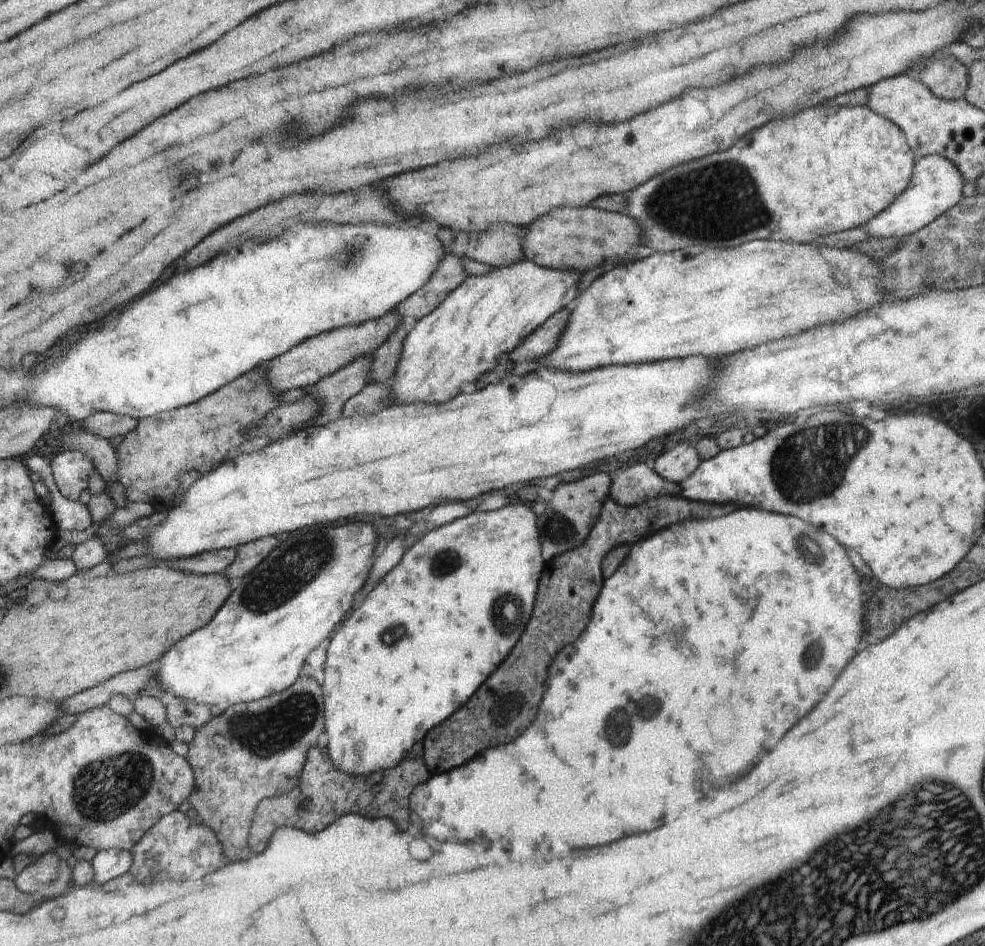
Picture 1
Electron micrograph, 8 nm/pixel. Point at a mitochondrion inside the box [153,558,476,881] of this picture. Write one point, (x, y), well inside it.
(263, 734)

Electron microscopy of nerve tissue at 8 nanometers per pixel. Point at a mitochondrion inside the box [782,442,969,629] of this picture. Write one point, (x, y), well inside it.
(812, 552)

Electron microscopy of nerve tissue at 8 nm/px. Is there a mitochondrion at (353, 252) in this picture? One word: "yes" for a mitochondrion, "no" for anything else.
yes

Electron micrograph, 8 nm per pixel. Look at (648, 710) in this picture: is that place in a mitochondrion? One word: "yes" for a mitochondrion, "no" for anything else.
yes

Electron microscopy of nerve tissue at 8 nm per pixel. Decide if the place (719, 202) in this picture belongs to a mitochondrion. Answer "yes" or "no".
yes

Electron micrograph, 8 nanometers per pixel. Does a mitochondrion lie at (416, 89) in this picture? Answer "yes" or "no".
no

